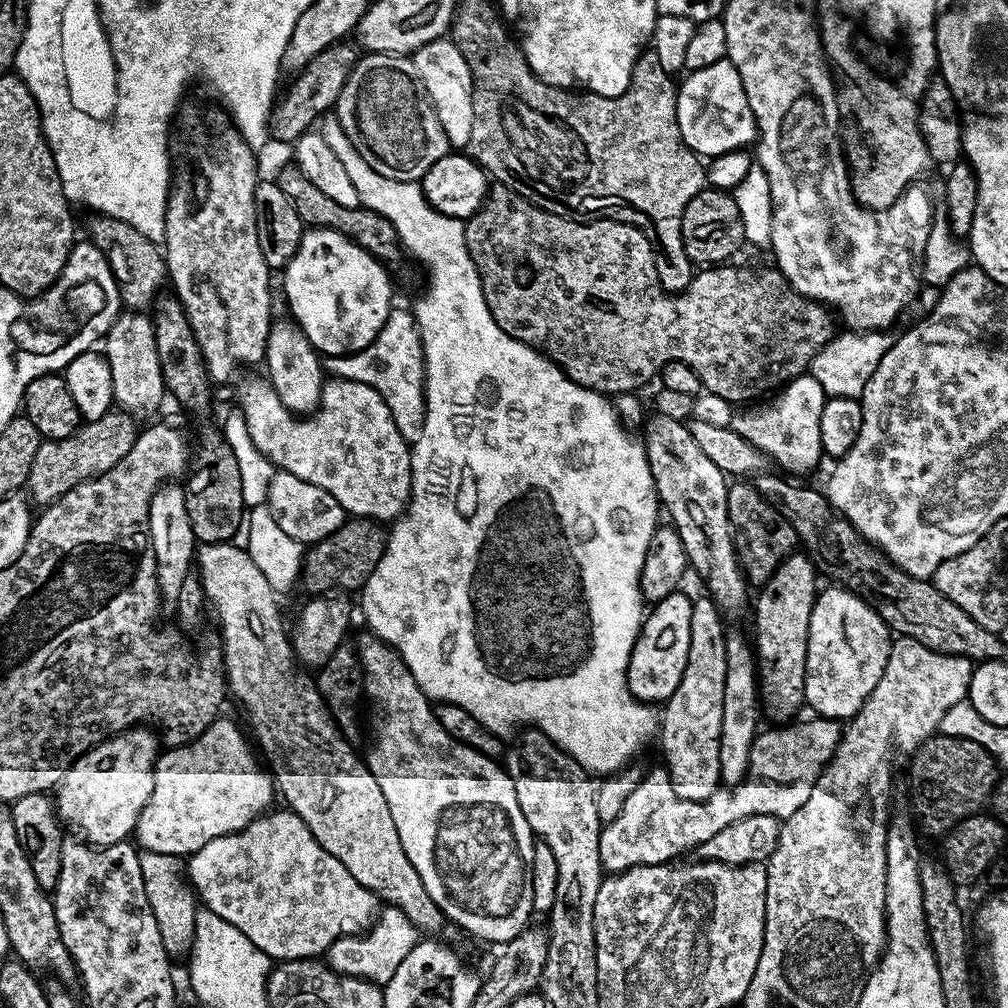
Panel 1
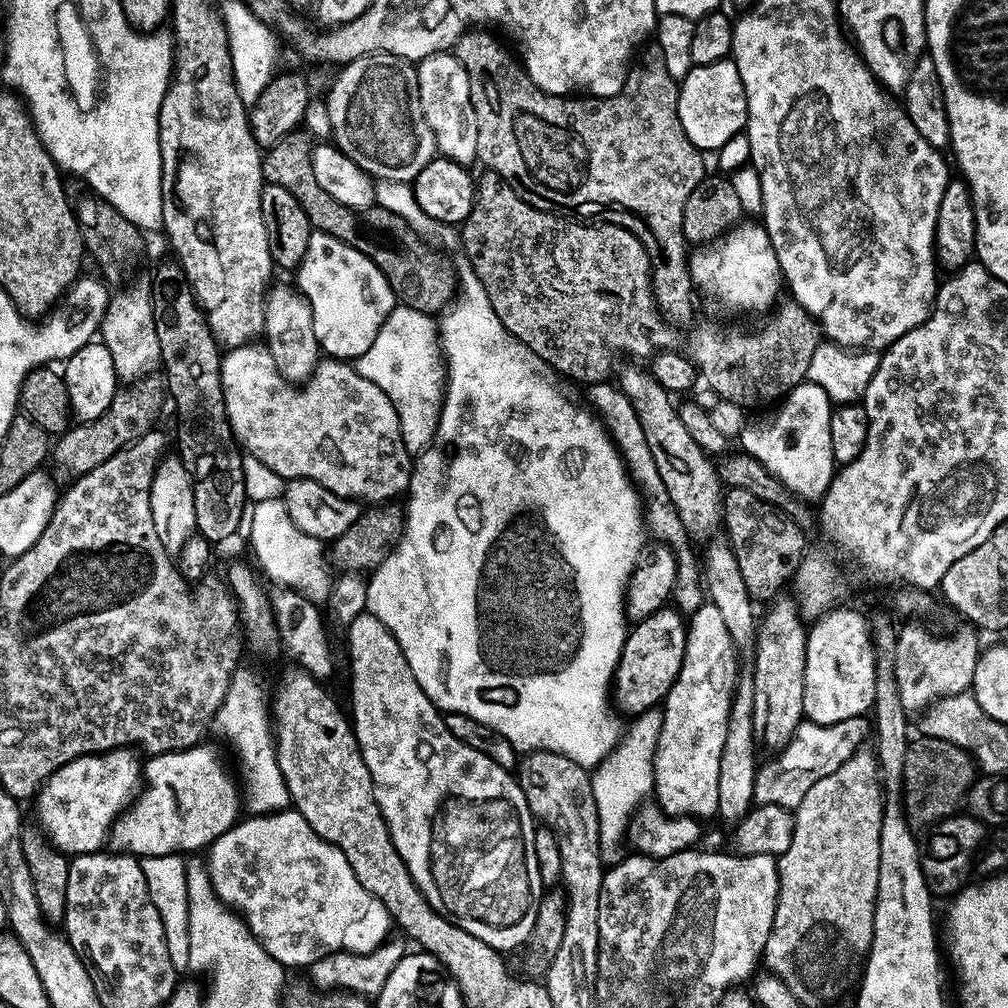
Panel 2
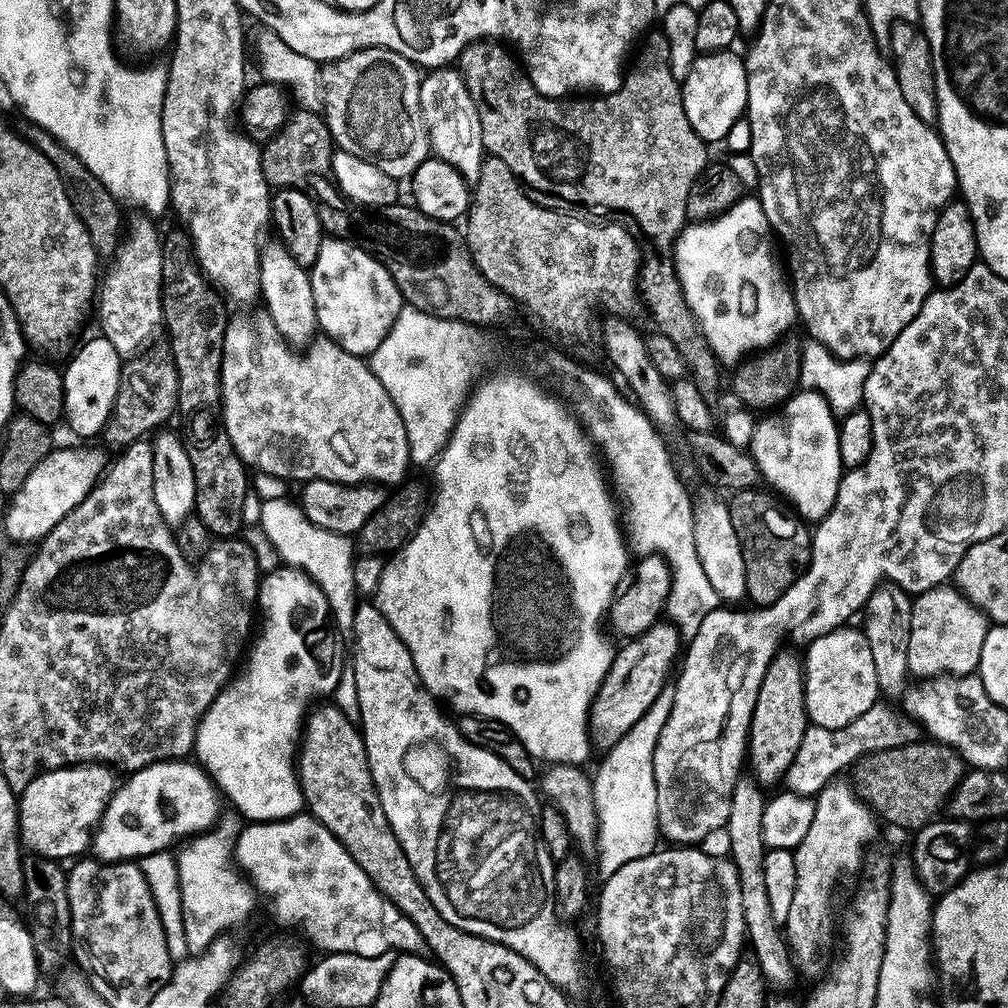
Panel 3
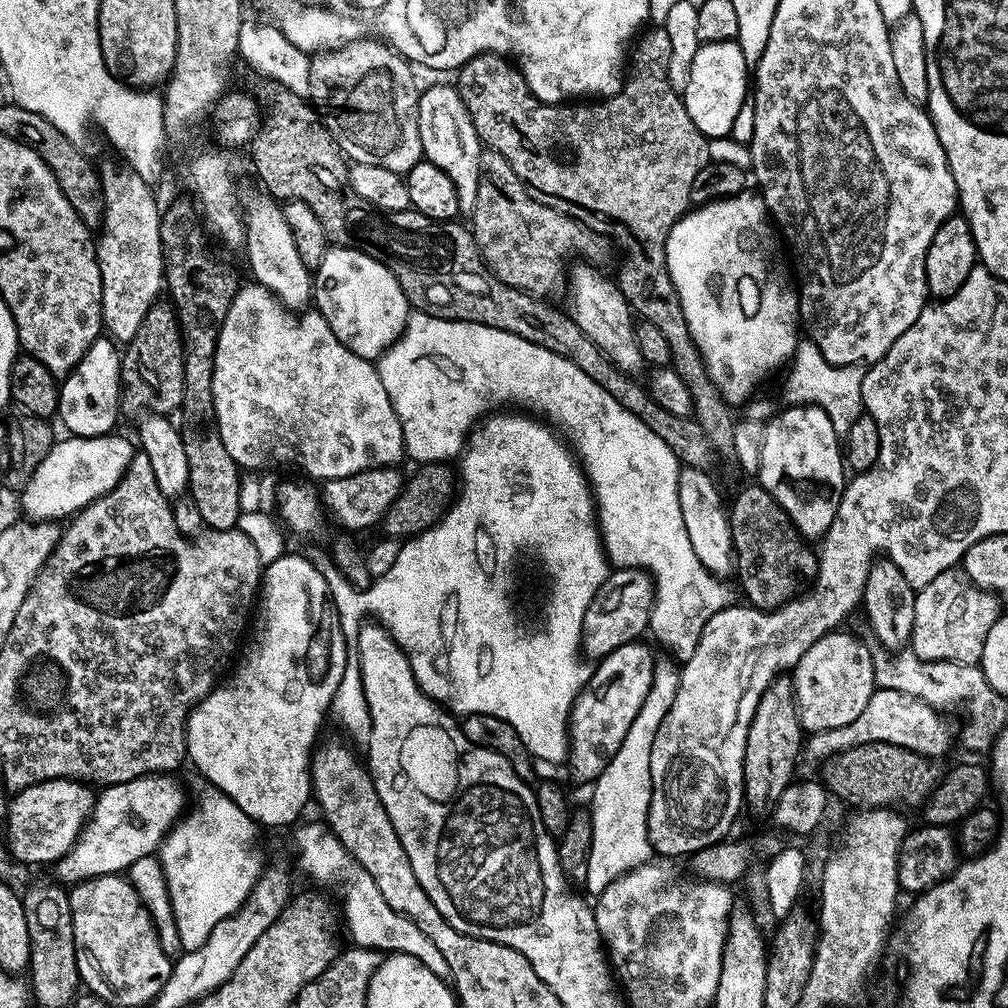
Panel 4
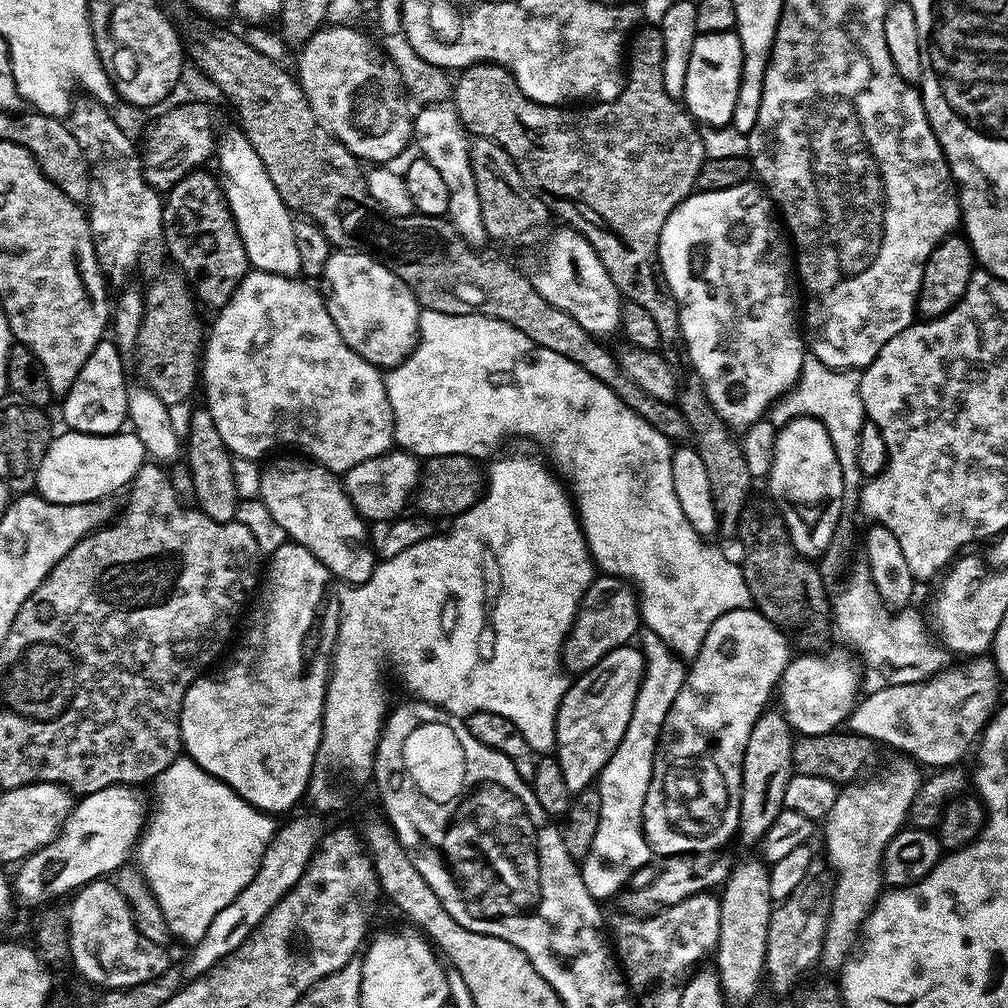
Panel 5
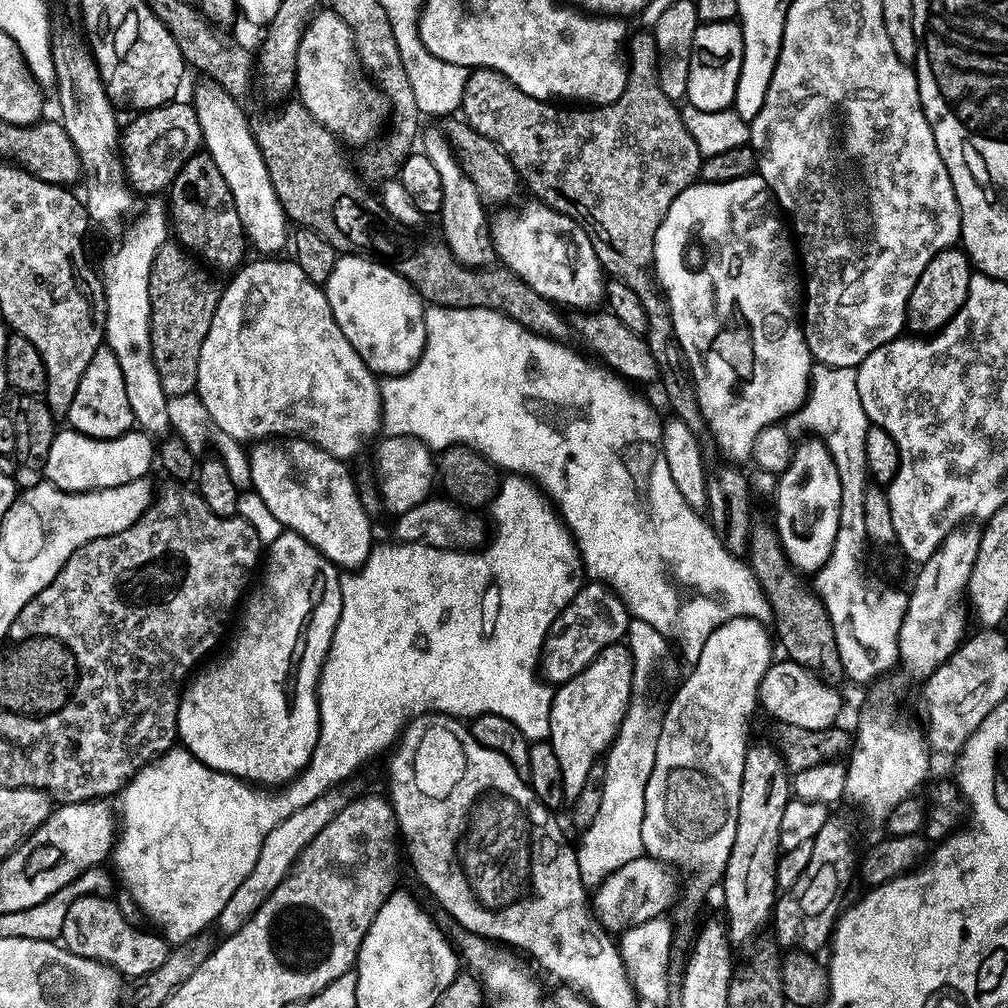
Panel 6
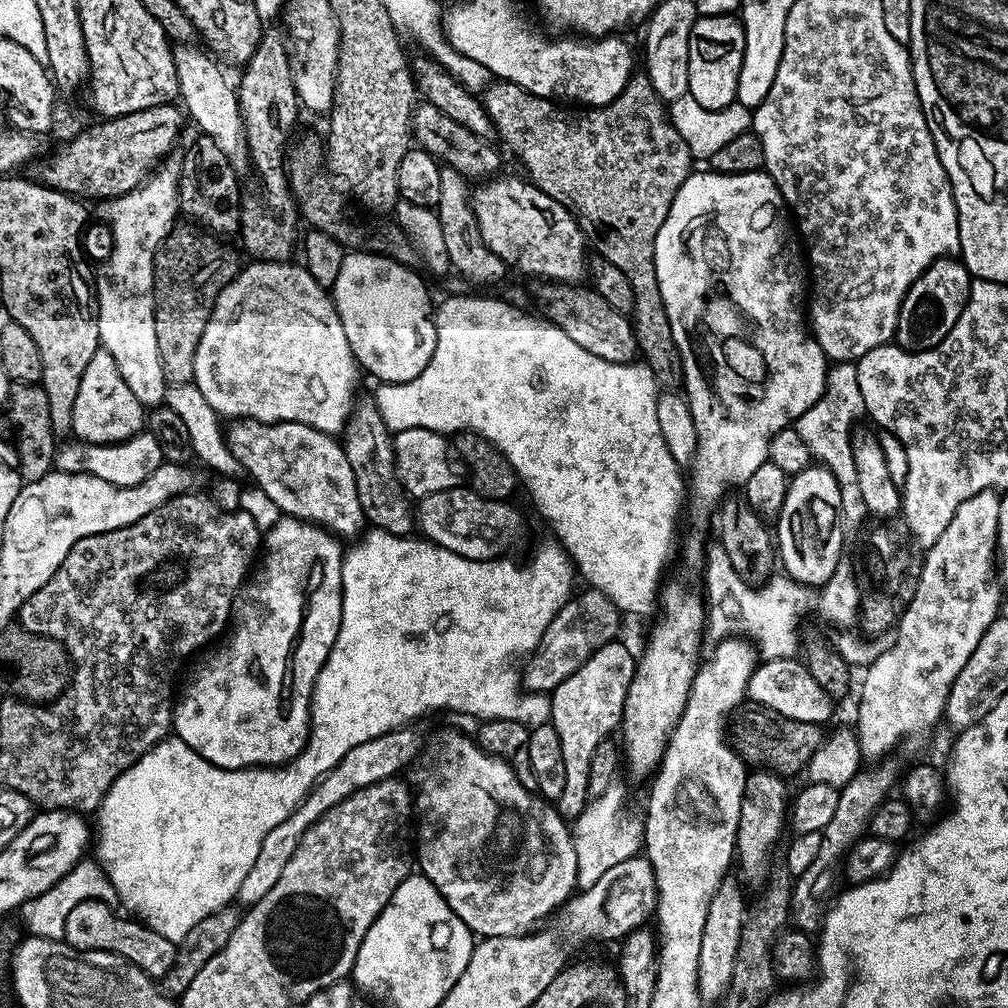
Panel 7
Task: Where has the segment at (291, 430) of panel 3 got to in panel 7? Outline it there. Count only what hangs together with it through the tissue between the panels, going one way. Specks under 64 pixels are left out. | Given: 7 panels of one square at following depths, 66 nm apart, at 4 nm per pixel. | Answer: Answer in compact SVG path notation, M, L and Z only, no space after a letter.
M248 262L237 272L236 277L222 289L212 307L210 318L206 322L206 330L202 330L202 338L198 342L198 350L192 355L190 369L194 385L202 392L206 401L213 407L220 418L230 416L239 420L256 420L259 423L304 423L314 430L340 434L343 433L348 416L352 413L352 405L358 399L356 383L362 377L361 369L356 363L354 354L350 350L350 342L346 342L346 330L342 330L342 318L338 314L335 303L325 289L310 278L310 274L300 262Z

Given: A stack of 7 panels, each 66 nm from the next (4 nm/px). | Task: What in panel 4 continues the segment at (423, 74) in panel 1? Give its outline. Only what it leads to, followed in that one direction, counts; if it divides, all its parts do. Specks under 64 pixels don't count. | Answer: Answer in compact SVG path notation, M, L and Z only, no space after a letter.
M436 84L433 88L424 88L420 93L418 102L418 134L422 138L423 159L429 160L438 170L442 170L449 175L450 182L454 182L454 188L458 190L458 202L461 213L471 213L476 206L478 198L478 186L480 185L480 153L482 145L480 135L474 130L474 122L470 118L470 110L460 97L460 89L448 84Z

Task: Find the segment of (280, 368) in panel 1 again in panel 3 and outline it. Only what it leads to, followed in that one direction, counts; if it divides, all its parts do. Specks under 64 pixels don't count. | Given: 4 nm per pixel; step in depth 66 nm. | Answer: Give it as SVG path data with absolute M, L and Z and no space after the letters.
M279 242L265 243L260 250L260 296L263 307L270 314L278 334L293 349L303 350L317 339L318 325L314 290L309 269L298 266L294 258Z

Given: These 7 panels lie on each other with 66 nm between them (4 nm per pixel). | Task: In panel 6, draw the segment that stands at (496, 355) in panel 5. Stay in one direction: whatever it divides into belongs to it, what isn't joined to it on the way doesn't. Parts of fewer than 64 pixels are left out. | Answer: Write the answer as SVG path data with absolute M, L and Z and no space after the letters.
M433 304L425 307L424 321L426 346L416 365L400 376L385 376L379 381L380 418L383 431L387 435L409 436L422 441L433 450L465 444L467 448L472 448L495 464L497 469L508 474L526 476L540 485L540 489L552 501L556 511L560 513L560 519L576 539L580 556L584 560L585 573L593 581L613 588L635 619L650 622L650 626L654 626L658 634L665 636L673 645L680 644L685 665L691 666L698 662L702 646L706 646L706 638L710 638L710 634L714 634L714 630L720 624L743 616L764 618L764 615L769 615L768 598L764 595L764 588L752 573L751 567L739 555L724 549L724 544L707 519L697 509L691 508L686 498L682 498L682 494L678 494L678 486L674 486L674 478L670 478L670 466L666 466L666 454L662 450L661 417L656 417L655 410L642 397L635 396L628 389L631 387L621 377L607 367L593 362L587 355L579 356L574 349L567 348L567 343L534 334L504 313L489 308L443 308Z

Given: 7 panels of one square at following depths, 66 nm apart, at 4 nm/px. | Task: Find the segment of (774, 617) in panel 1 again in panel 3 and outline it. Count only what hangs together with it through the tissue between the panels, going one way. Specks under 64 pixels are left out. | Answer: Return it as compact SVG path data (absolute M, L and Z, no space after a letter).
M781 650L766 666L766 678L762 678L762 686L758 686L758 698L754 702L752 721L748 727L748 746L746 762L752 766L751 775L757 784L767 786L785 779L790 770L790 762L794 762L794 754L798 754L798 746L802 746L802 738L810 726L808 711L804 705L804 662L798 655Z

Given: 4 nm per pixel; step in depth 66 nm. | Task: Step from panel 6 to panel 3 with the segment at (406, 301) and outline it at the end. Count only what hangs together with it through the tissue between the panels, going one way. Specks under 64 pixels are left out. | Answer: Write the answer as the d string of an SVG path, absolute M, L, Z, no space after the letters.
M326 238L322 242L318 258L312 263L310 275L319 331L335 344L342 345L350 354L361 358L371 357L406 304L405 293L400 292L396 285L397 277L387 268L383 268L370 254L366 254L366 250L362 250L357 244L351 244L346 238Z

